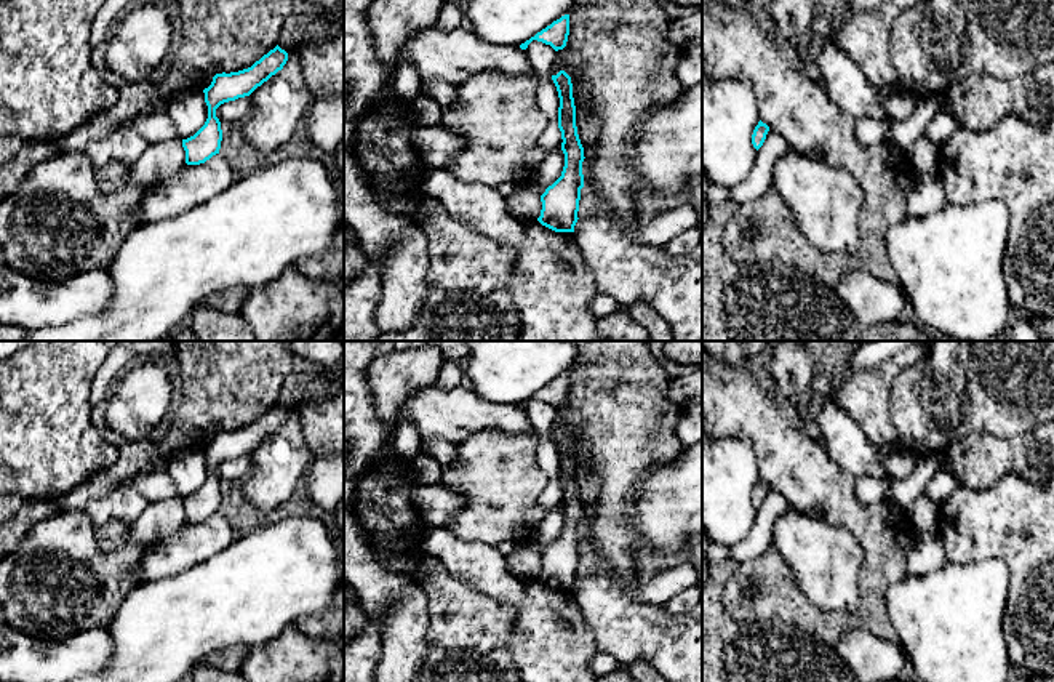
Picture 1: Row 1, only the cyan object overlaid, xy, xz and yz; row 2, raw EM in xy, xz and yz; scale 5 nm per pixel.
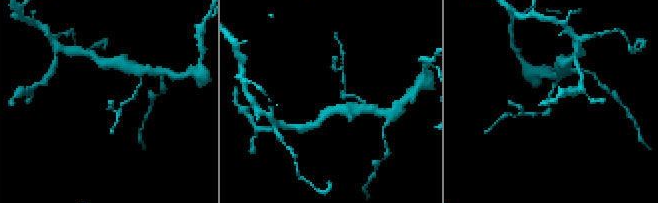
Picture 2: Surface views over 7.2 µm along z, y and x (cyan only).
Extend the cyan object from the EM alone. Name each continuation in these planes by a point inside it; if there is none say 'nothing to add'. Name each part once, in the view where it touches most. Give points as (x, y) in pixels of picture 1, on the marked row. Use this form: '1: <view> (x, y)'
nothing to add

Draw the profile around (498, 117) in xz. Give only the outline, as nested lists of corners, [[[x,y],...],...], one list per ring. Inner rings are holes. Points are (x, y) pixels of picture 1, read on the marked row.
[[[496,70],[478,72],[457,85],[454,104],[443,109],[440,125],[459,134],[465,147],[446,170],[462,183],[480,183],[496,189],[507,181],[526,186],[545,157],[537,141],[549,120],[537,107],[537,88],[539,77],[534,72],[510,77]]]

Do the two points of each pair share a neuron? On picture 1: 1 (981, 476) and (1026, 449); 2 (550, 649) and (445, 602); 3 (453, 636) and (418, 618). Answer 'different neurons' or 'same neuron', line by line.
1: same neuron
2: different neurons
3: different neurons

